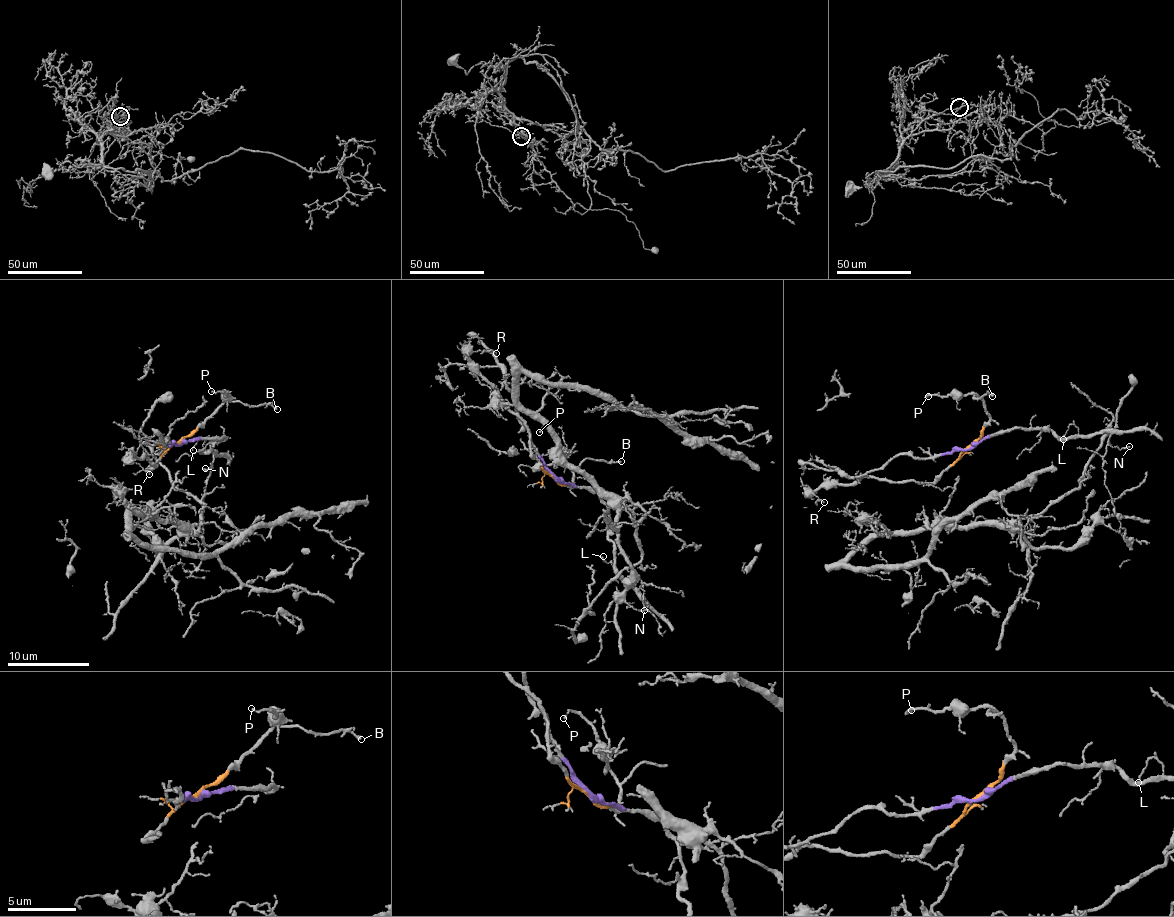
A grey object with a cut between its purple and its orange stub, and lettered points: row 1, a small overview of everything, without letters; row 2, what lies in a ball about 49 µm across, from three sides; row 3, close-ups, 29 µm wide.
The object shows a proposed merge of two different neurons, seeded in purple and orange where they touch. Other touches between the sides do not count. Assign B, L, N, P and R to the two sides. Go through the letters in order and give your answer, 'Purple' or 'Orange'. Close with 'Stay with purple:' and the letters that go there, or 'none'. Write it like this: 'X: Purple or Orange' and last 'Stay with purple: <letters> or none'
B: Orange
L: Purple
N: Purple
P: Orange
R: Orange
Stay with purple: L, N

